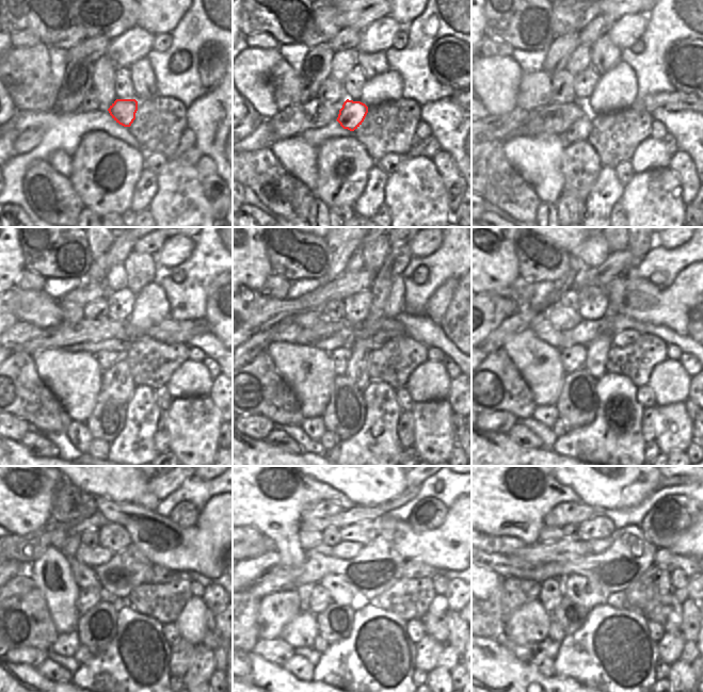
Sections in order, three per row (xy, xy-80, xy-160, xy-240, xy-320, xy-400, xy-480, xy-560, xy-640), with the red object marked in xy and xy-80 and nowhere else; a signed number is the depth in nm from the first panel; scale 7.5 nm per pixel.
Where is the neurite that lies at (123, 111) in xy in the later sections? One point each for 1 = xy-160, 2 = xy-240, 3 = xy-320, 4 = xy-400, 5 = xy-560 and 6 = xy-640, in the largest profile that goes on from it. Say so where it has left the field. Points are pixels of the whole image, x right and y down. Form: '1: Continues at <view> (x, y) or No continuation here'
1: Continues at xy-160 (580, 129)
2: Continues at xy-240 (106, 359)
3: Continues at xy-320 (340, 356)
4: Continues at xy-400 (573, 358)
5: Continues at xy-560 (320, 598)
6: Continues at xy-640 (552, 592)

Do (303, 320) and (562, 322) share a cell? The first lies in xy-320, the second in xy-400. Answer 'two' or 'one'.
one

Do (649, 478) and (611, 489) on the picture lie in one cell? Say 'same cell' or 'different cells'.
same cell

